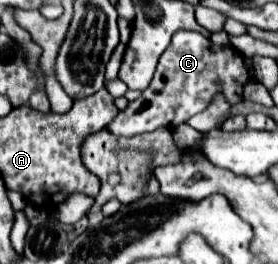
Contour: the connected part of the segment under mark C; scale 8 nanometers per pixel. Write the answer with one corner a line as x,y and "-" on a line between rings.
179,30
161,54
149,88
143,90
137,100
129,102
129,106
115,116
113,124
105,128
115,132
115,136
135,136
163,126
175,128
203,112
215,94
223,94
227,102
237,104
237,100
243,100
243,86
249,82
255,82
253,58
239,54
233,46
215,46
199,32

